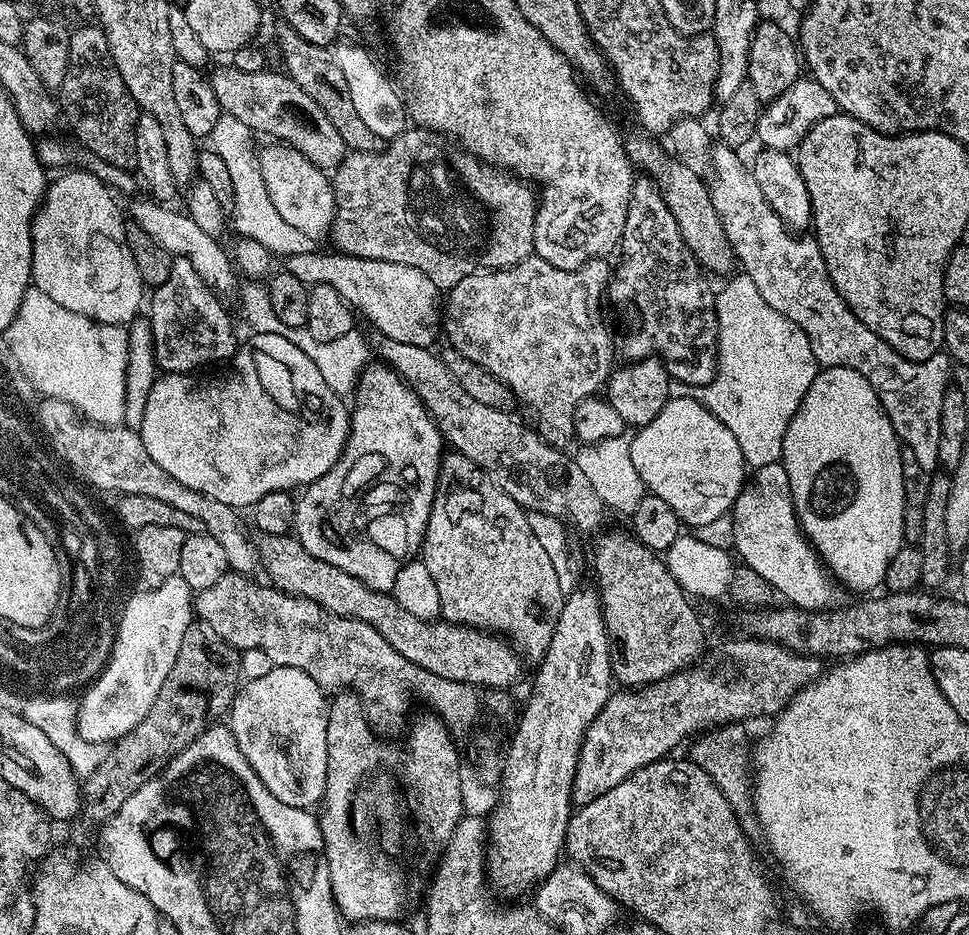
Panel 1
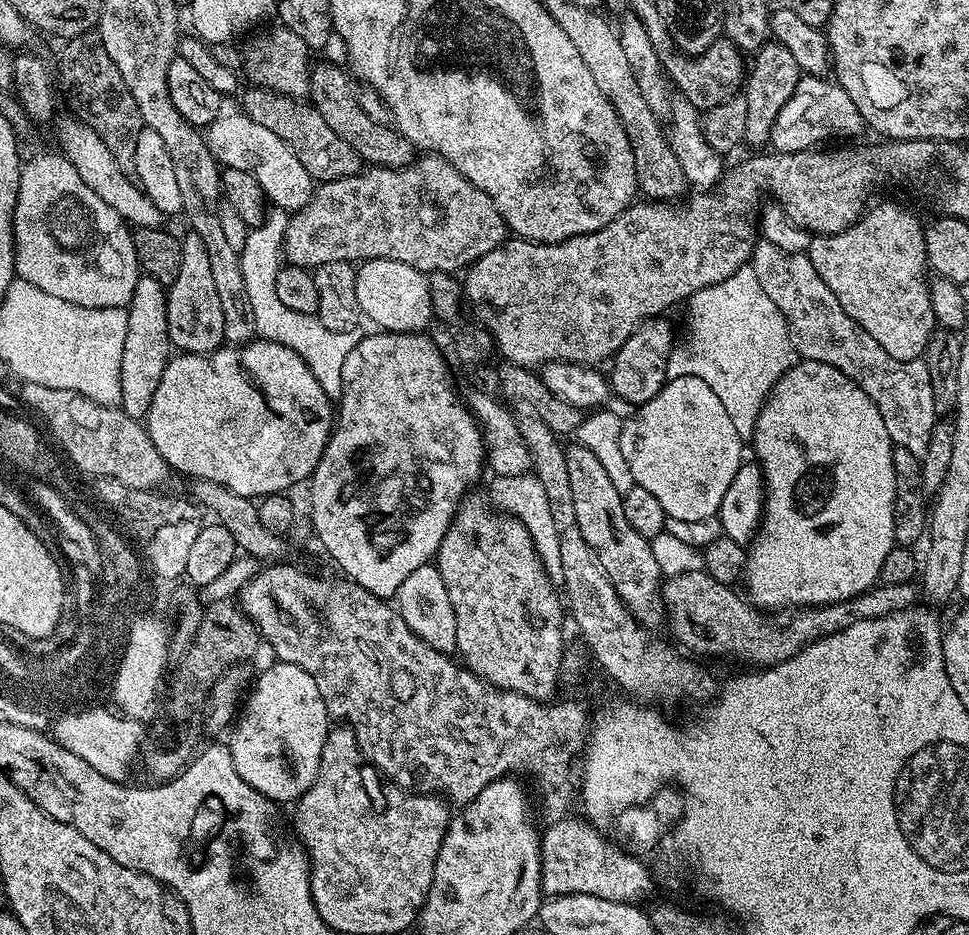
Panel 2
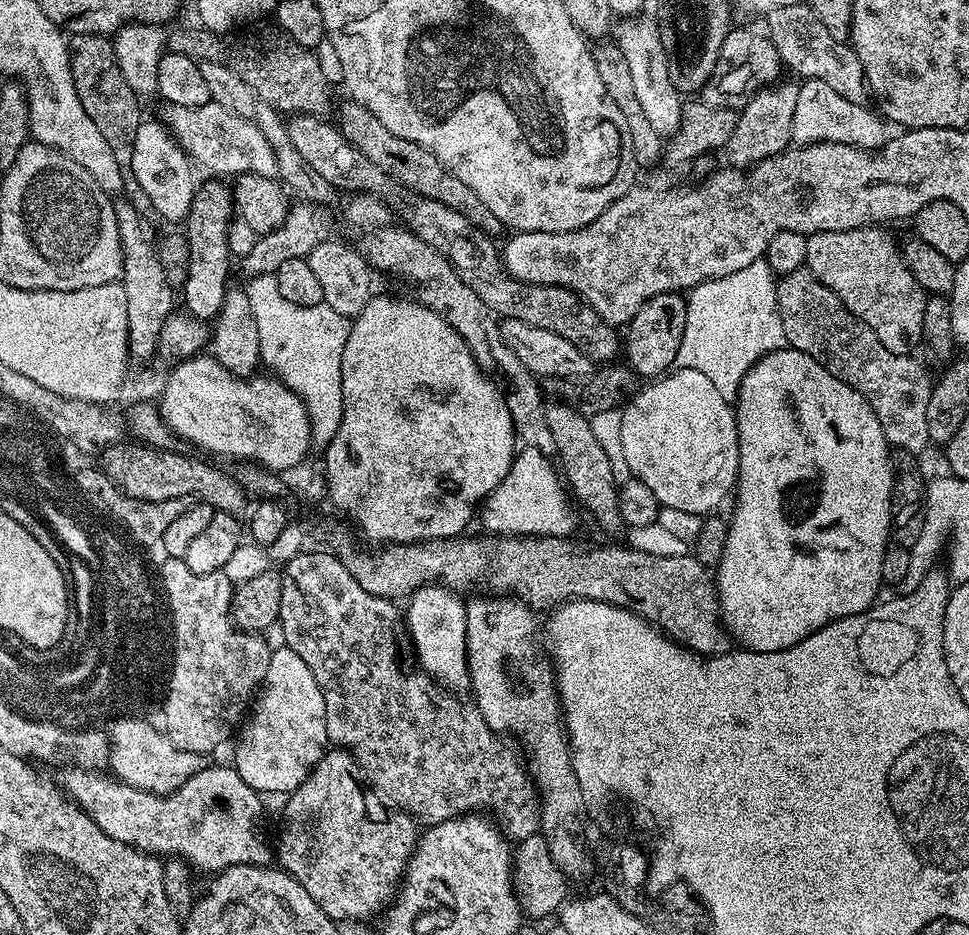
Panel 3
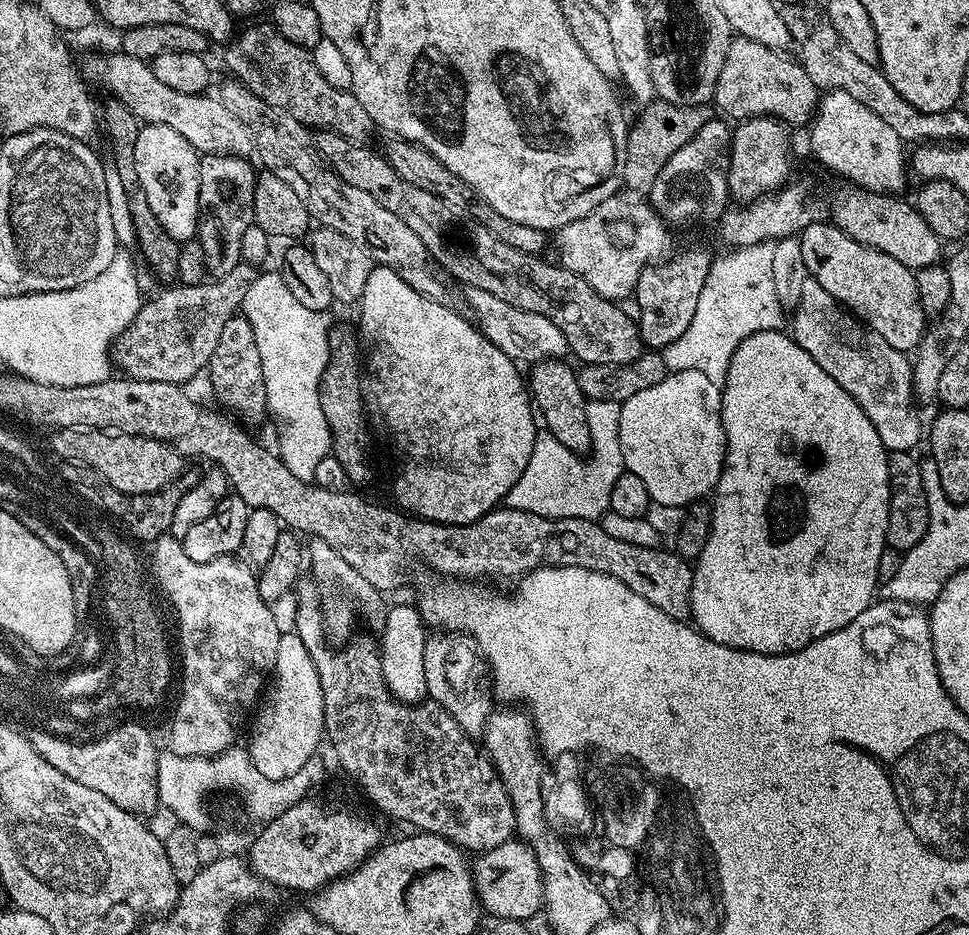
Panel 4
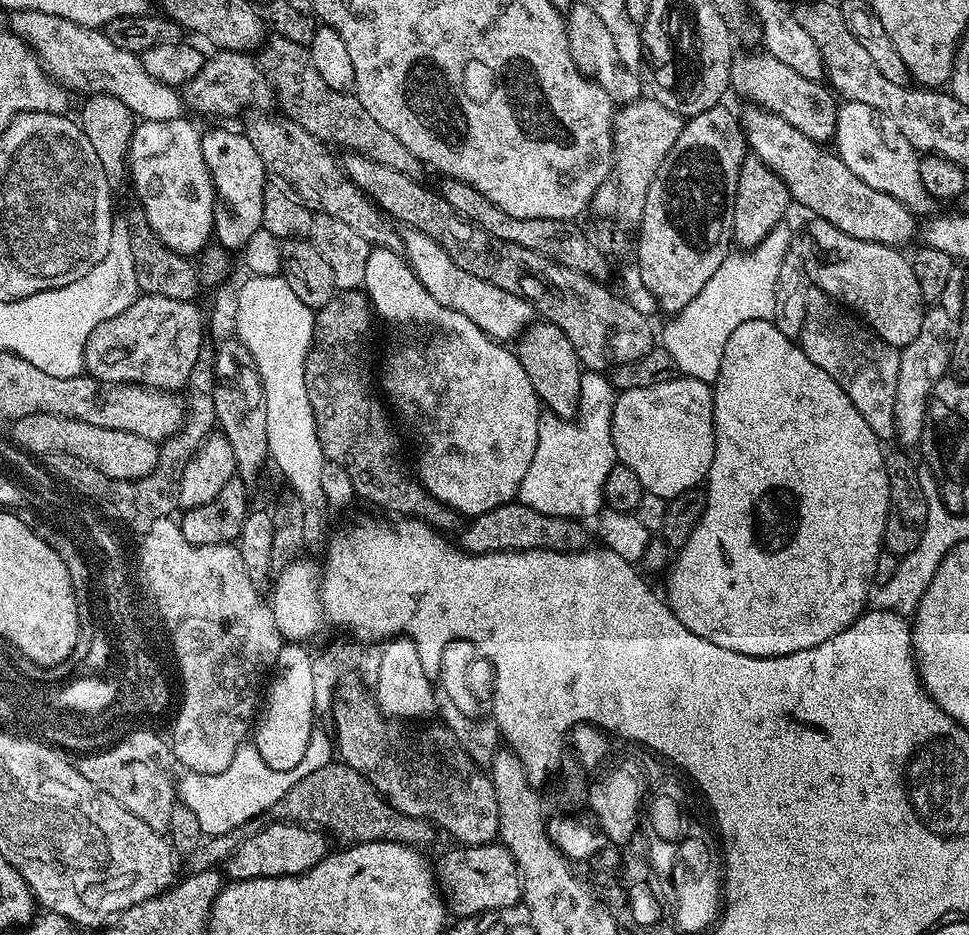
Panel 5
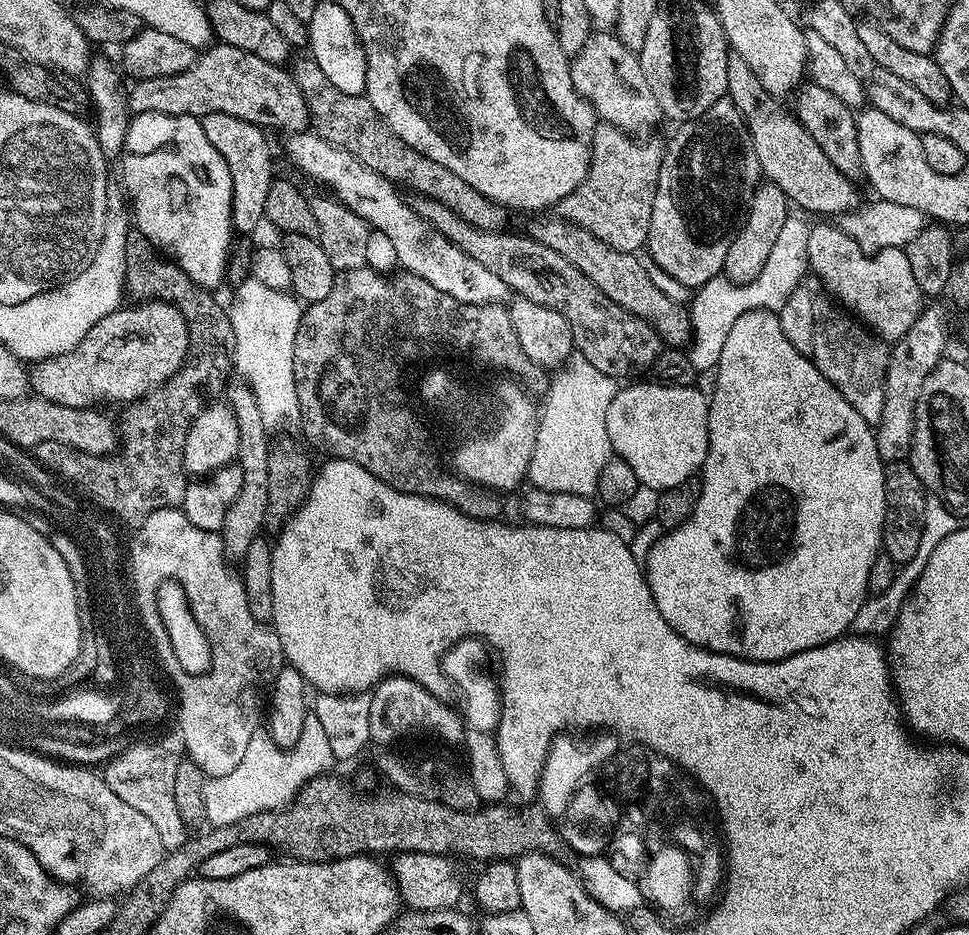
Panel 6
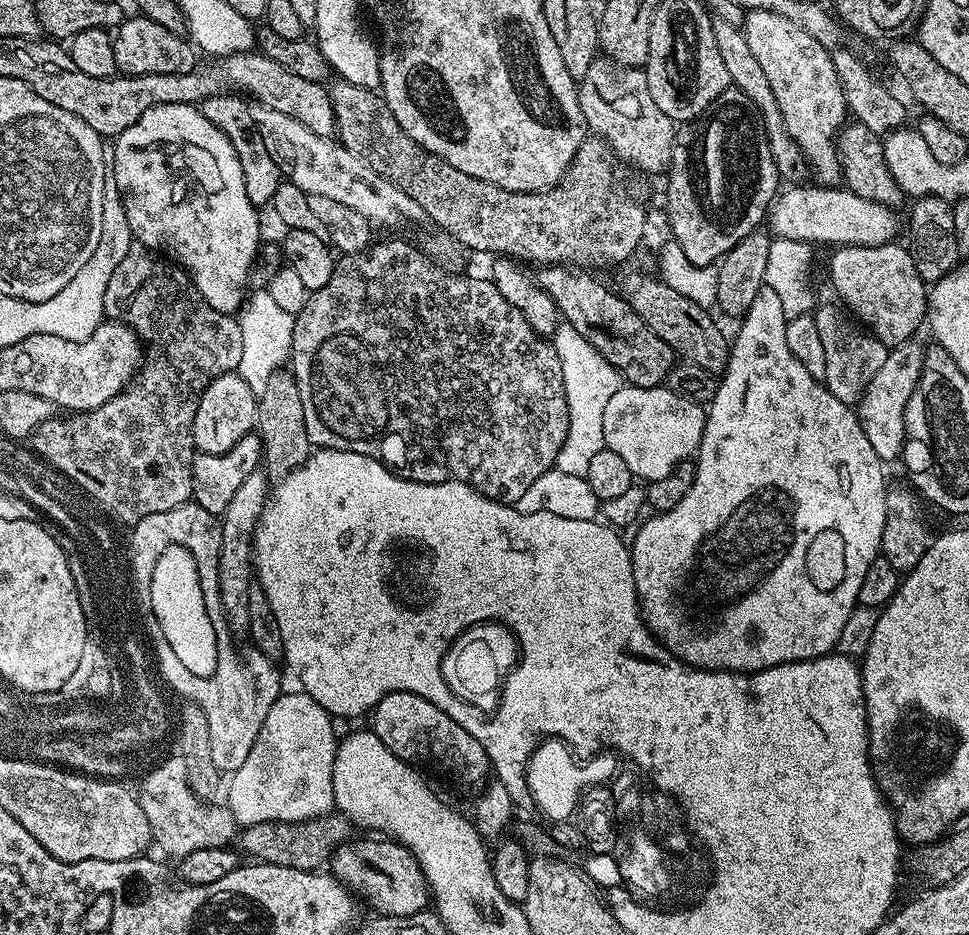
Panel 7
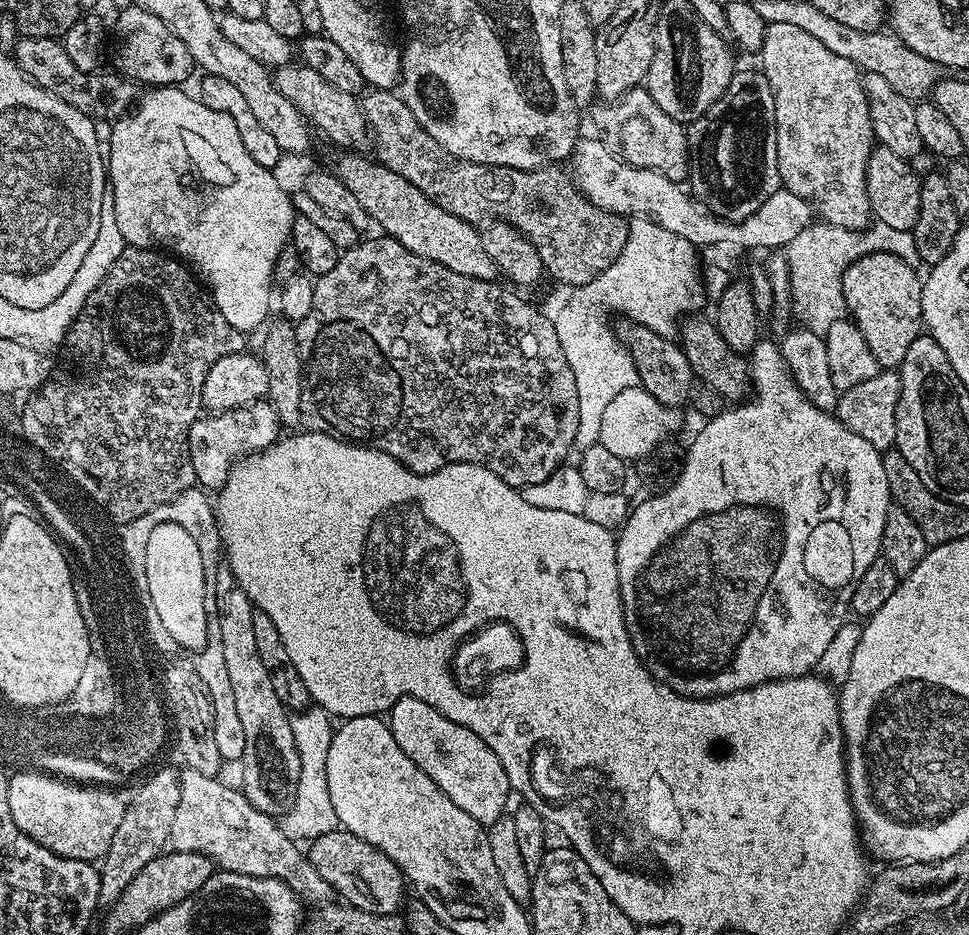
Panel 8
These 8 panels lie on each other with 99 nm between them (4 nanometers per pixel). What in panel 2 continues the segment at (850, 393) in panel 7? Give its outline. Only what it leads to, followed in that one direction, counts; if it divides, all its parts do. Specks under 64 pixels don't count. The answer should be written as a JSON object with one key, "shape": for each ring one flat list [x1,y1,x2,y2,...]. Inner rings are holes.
{"shape":[[760,242,752,249,750,267,758,274,762,290,770,294,770,302,774,302,782,318,786,318,797,357,826,362,826,366,842,370,846,378,862,386,874,406,878,406,878,414,882,414,882,422,886,422,886,434,890,434,893,445,923,458,926,446,930,446,930,434,938,423,934,386,930,386,930,370,923,359,902,362,890,358,890,354,842,310,838,298,830,294,830,286,818,278,818,270,814,270,814,262,810,262,807,254,778,250,778,246]]}

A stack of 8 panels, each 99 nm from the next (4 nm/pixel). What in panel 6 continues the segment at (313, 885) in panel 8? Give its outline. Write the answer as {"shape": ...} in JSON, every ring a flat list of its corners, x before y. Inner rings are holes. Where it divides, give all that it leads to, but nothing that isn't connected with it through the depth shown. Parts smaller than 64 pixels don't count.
{"shape":[[138,748,113,764,104,779,106,786,110,786,110,790,114,790,118,798,122,798,122,802,134,806,134,810,139,810,140,813,146,814,146,818,150,818,166,850,182,846,182,842,186,842,190,835,189,825,185,824,178,804,172,803,172,776,173,763,167,761,167,757,162,757,160,751,155,748]]}

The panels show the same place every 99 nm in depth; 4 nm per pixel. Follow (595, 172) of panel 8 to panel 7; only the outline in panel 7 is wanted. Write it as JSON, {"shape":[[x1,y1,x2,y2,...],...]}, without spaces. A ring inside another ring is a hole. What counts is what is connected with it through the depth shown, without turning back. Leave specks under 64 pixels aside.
{"shape":[[788,186,777,195,766,217,767,227,773,237,781,240,797,240,813,246,832,244,831,246,855,246,857,248,873,248,879,244,886,244,897,239,896,231,901,231,902,220,891,208,882,206,878,202,870,202,866,198,858,198,858,194,849,192,844,186]]}

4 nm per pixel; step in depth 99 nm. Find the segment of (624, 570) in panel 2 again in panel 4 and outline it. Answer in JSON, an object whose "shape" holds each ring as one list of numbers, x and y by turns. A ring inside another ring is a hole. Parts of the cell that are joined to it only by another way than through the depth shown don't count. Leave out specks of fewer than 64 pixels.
{"shape":[[549,358,531,365,526,376,526,384,530,389,531,401,543,427,554,438,558,438,570,451,580,454,591,449,590,422,588,421,588,400,579,388,577,369,564,364,563,359]]}

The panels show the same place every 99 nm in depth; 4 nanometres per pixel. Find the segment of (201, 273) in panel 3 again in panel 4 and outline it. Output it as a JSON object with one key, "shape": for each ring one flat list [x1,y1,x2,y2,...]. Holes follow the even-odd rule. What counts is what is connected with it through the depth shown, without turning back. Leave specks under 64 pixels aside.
{"shape":[[210,152,200,157,200,226,198,241,204,252,207,271,219,278,230,274,234,266,241,264,242,234,254,223,254,190,256,189,257,169,252,169,251,159,242,156,228,156,225,152]]}

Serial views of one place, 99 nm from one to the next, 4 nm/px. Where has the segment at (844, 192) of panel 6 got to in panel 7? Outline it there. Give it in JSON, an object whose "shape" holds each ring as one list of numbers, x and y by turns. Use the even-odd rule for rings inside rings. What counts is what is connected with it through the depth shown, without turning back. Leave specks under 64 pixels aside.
{"shape":[[713,15,712,29,714,30,714,43,717,44,722,62,726,66,726,74,731,87,742,90,742,94,746,94,746,98,750,98,750,102,760,116,760,121,764,123,766,138,770,142,770,154,774,158,774,166,778,170,781,181,803,181,800,179,809,175,808,163,804,160,802,150,798,150,798,142,794,142,794,138,790,138,790,134,782,122,782,110,778,110,778,101,774,99,774,90,770,90,770,82,766,79,762,65,758,63,758,58,754,58,749,44,746,43,743,27,726,22,726,18,718,18]]}

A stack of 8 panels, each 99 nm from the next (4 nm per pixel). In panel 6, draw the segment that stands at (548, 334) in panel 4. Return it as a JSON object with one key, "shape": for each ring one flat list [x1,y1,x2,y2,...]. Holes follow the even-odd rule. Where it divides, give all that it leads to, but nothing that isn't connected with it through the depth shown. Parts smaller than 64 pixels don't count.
{"shape":[[311,131,297,132,285,140,288,140,284,144,288,160,302,175,321,184,324,187,321,189,327,190,340,203,354,210,354,214,366,221,369,229,390,238,396,251,397,265,407,275,430,282,434,290,442,290,442,294,450,294,450,298,463,304,504,304,509,299,510,290,502,278,486,270,482,262,474,262,470,254,454,246,454,242,430,226,430,222,426,222,412,209,407,199,404,201,399,196,401,193,397,185,382,174,370,170,370,166,358,162,354,154,326,142]]}

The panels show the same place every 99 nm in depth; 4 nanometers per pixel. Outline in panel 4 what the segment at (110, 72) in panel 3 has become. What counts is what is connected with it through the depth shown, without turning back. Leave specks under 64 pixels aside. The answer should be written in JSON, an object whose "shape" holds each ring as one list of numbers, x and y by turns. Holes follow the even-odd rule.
{"shape":[[109,99,108,105,102,108,102,116,108,119,108,132,112,135,112,158,111,161,116,166,119,177,122,178,122,185,126,188,126,196,130,200,131,221,136,227,135,247,140,248,144,255,144,260,148,263,147,271,155,277,157,281,175,281,179,274,179,252,181,245,158,222,158,217,154,214,150,201,146,198,146,190,142,190,142,182,138,182,138,170,134,170,134,142,138,142,142,122,121,102,121,100]]}

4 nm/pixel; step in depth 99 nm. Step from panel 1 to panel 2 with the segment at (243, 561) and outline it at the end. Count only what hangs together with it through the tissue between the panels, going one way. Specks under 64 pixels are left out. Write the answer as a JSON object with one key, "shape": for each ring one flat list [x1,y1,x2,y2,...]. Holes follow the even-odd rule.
{"shape":[[38,382,21,383,18,388,21,399,28,396,36,408,44,408,44,416,52,420,52,428,56,428,59,437,59,447,68,455,69,461,76,464,84,472,89,472,92,478,117,479,123,485,133,487,134,490,155,492,163,489,164,483,170,477,168,463,158,454,158,446,148,437,147,427,141,421,128,417,120,406,99,404,74,390,54,390,54,386,38,386]]}

